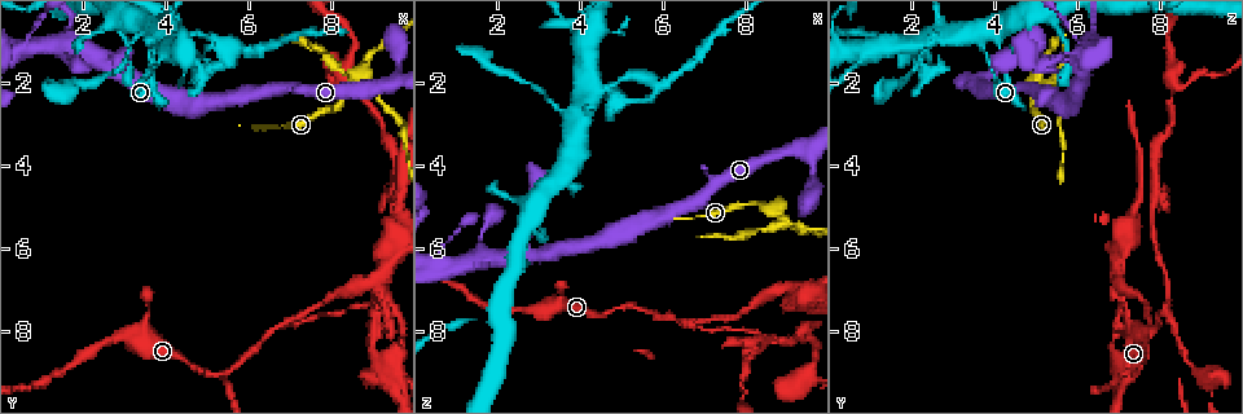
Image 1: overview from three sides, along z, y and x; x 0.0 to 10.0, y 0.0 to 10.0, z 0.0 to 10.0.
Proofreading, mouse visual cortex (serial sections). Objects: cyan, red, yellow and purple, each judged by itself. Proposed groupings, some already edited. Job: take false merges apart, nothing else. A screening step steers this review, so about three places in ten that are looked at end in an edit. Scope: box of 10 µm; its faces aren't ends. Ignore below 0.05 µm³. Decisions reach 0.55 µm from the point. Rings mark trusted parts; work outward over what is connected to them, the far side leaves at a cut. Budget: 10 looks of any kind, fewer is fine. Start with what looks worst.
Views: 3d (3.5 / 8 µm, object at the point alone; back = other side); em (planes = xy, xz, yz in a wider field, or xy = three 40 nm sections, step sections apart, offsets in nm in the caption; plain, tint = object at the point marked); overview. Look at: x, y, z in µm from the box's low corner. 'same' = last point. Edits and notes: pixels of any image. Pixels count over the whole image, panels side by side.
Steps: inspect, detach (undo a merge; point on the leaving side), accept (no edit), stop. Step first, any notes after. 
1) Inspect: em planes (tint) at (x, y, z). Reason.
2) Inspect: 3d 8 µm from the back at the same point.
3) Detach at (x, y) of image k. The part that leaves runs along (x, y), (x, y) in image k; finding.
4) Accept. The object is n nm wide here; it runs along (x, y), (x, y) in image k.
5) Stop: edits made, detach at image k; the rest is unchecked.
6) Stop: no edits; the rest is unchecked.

Inspect: 3d 3.5 µm at (6.55, 8.05, 7.80).

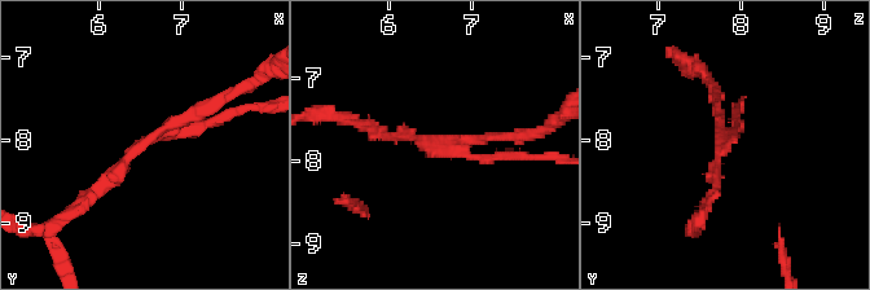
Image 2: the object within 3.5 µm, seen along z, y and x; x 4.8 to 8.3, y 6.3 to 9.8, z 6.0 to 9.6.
Inspect: em xy step 1 (tint) at (6.50, 8.00, 7.80). 3 arms meet here; the arms are 100, 150, 150 nm wide; now the EM.

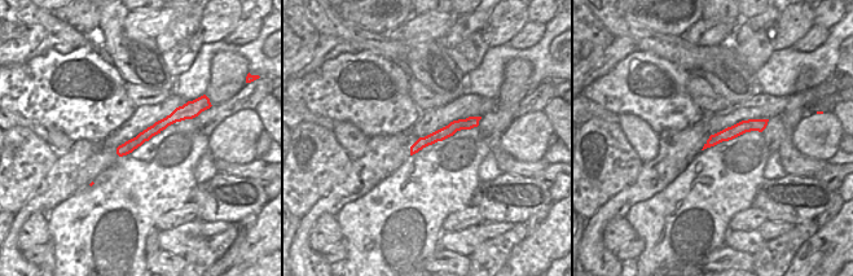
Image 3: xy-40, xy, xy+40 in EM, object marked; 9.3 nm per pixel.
Inspect: em planes (tint) at the same point. Another direction.

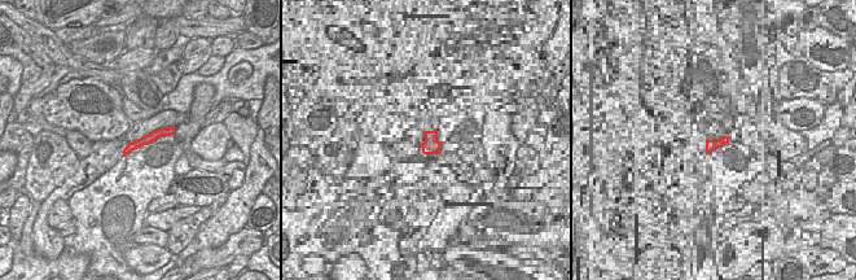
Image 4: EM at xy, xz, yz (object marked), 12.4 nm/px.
Detach at (510, 154) of image 2. The part that leaves runs along (435, 146), (482, 159), (550, 156) in image 2; two cells meet here.

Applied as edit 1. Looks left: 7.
Inspect: 3d 3.5 µm at (8.85, 6.80, 6.95). Sharp bend.

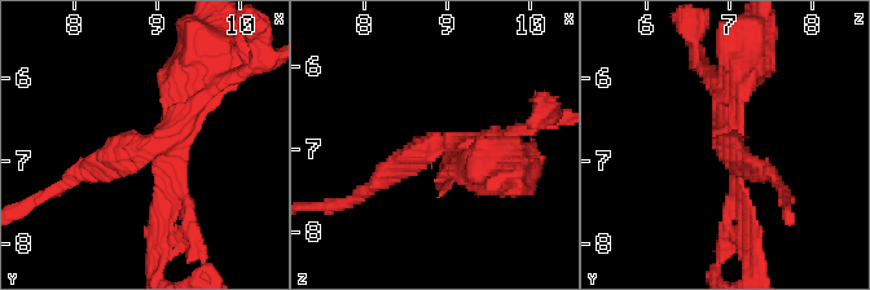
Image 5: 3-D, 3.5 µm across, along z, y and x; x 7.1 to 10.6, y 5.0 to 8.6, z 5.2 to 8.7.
Inspect: em xy step 3 (plain) at (8.90, 6.85, 7.00).

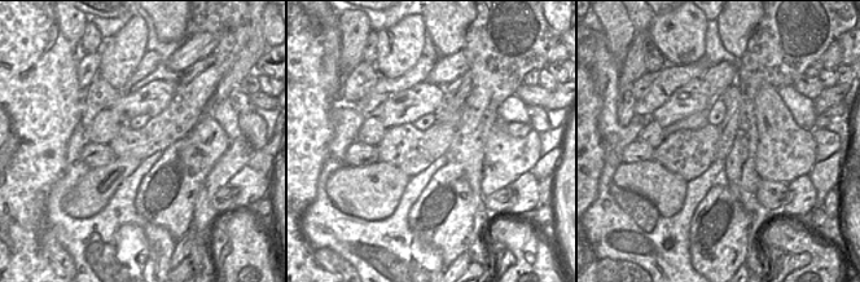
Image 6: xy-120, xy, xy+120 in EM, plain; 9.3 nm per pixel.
Inspect: em xy step 3 (tint) at the same point.

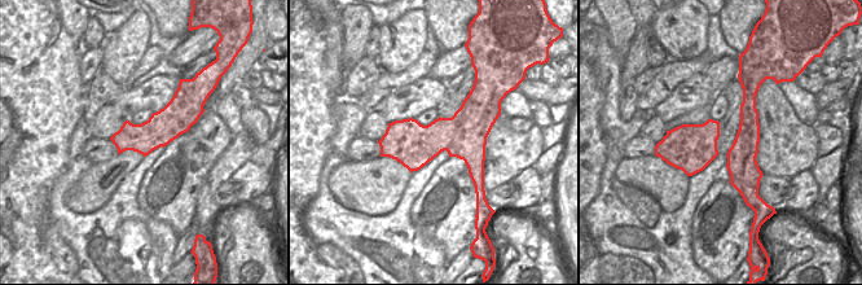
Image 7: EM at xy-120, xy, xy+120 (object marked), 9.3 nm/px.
Detach at (465, 159) of image 5. The object is 420 nm wide here; the part that leaves runs along (479, 144), (495, 184) in image 5; two cells meet here.

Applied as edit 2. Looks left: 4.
Inspect: 3d 8 µm at (8.65, 1.85, 5.10). A narrow waist.

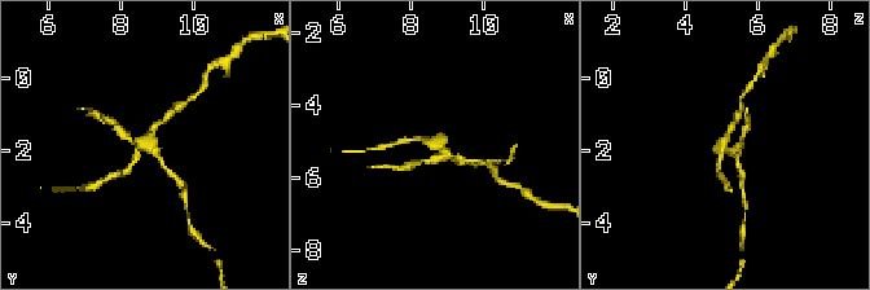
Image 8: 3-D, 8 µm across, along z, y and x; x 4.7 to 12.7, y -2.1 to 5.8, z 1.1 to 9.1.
Inspect: em xy step 5 (tint) at the same point. Now the EM.

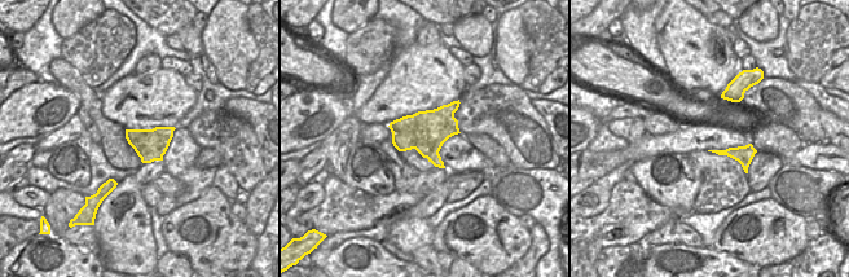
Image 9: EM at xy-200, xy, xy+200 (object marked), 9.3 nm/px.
Detach at (126, 135) of image 8. The part that leaves runs along (726, 148), (736, 149), (742, 181) in image 8; two cells meet here.

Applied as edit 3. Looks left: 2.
Inspect: overview.

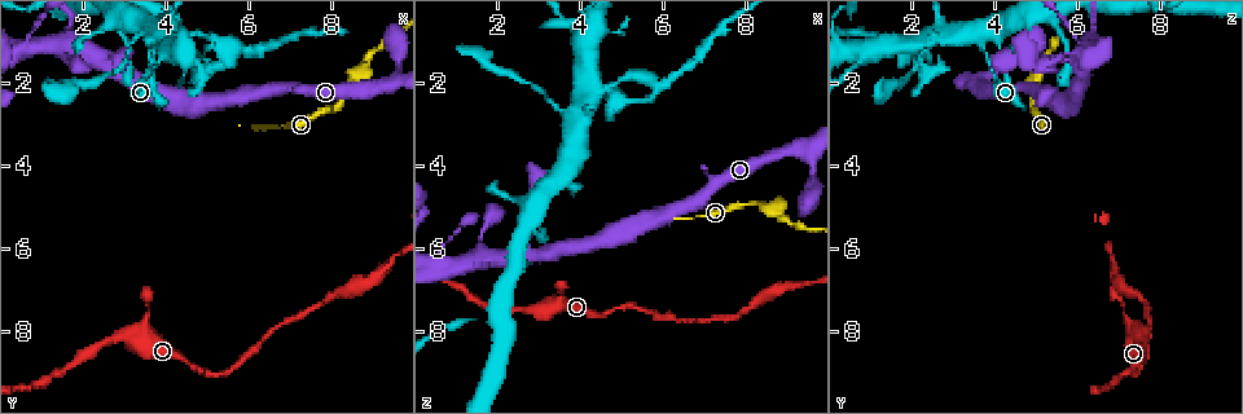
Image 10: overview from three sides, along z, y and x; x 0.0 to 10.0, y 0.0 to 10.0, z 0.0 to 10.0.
Inspect: 3d 3.5 µm at (3.40, 0.80, 2.70). Sudden change in width.

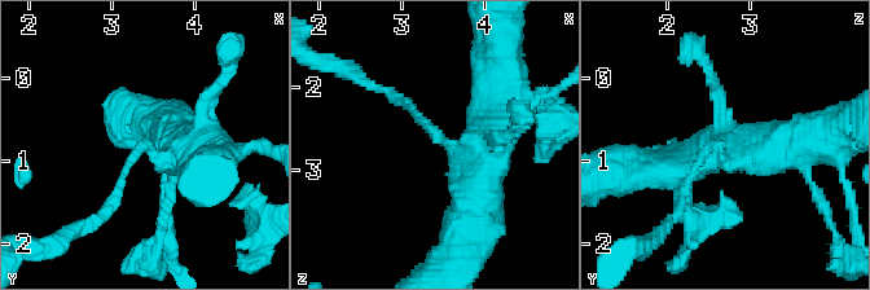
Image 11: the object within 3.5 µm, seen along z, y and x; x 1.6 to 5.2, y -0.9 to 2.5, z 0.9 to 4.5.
Accept. The arms are 100, 500 nm wide; continuous, no second cell.

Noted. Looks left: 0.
Stop: edits made, detach at image 2, detach at image 5, detach at image 8; the rest is unchecked.

